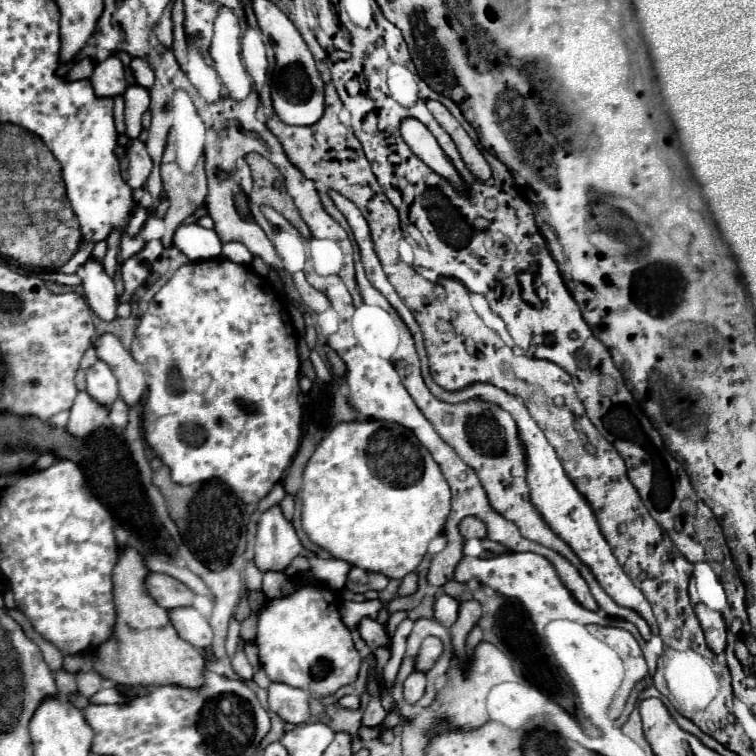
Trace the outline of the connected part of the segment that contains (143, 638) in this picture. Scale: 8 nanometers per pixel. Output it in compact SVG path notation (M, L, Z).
M135 547L121 551L113 569L113 599L115 599L115 625L109 641L101 643L93 655L93 669L117 685L181 685L199 689L203 685L205 659L203 655L173 629L167 609L159 607L145 589L147 567Z

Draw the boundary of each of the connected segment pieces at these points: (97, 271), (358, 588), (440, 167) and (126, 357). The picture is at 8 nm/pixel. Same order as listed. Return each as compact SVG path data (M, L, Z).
M89 257L83 265L83 293L97 317L103 321L113 321L117 317L117 293L113 279L105 273L103 263Z
M353 567L353 569L349 569L349 581L345 581L345 589L353 591L353 593L365 593L369 589L381 591L387 587L387 583L389 583L389 579L385 575L369 573L359 567Z
M405 119L401 123L401 135L405 139L405 143L411 147L411 151L423 161L427 163L435 173L439 173L441 177L449 179L453 183L453 187L457 191L465 191L455 167L451 165L451 161L445 157L445 153L441 151L441 147L437 145L435 137L429 133L429 129L417 121L417 119Z
M111 333L97 335L93 339L93 345L95 345L97 357L113 369L113 375L117 377L117 383L119 383L121 399L127 405L137 405L143 391L147 389L147 383L141 367L135 363L131 353Z

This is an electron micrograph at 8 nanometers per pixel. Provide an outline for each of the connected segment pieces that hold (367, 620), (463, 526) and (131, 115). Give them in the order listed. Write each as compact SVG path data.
M363 617L363 619L359 621L357 629L359 629L359 633L361 633L361 639L363 639L369 647L373 647L373 649L391 643L385 627L383 627L381 623L377 623L375 619L371 619L371 617Z
M465 517L461 523L459 523L459 533L463 535L463 539L483 539L487 535L487 527L483 521L479 521L477 517Z
M129 85L125 95L125 133L137 139L141 133L141 117L149 109L149 91L139 85Z

